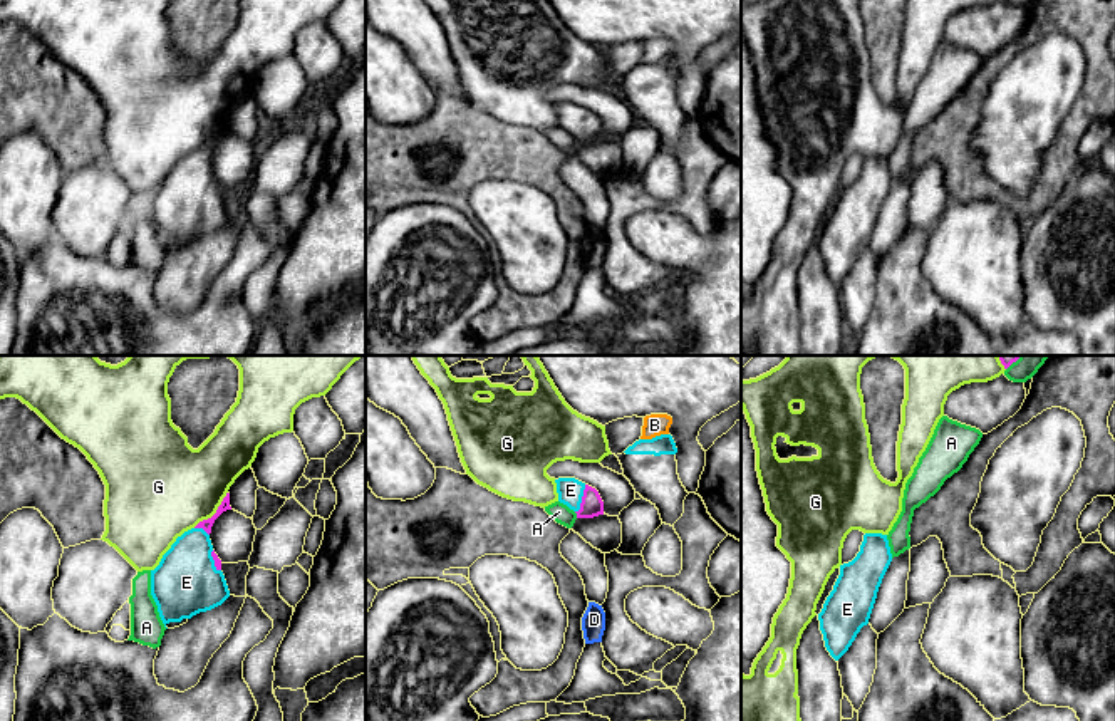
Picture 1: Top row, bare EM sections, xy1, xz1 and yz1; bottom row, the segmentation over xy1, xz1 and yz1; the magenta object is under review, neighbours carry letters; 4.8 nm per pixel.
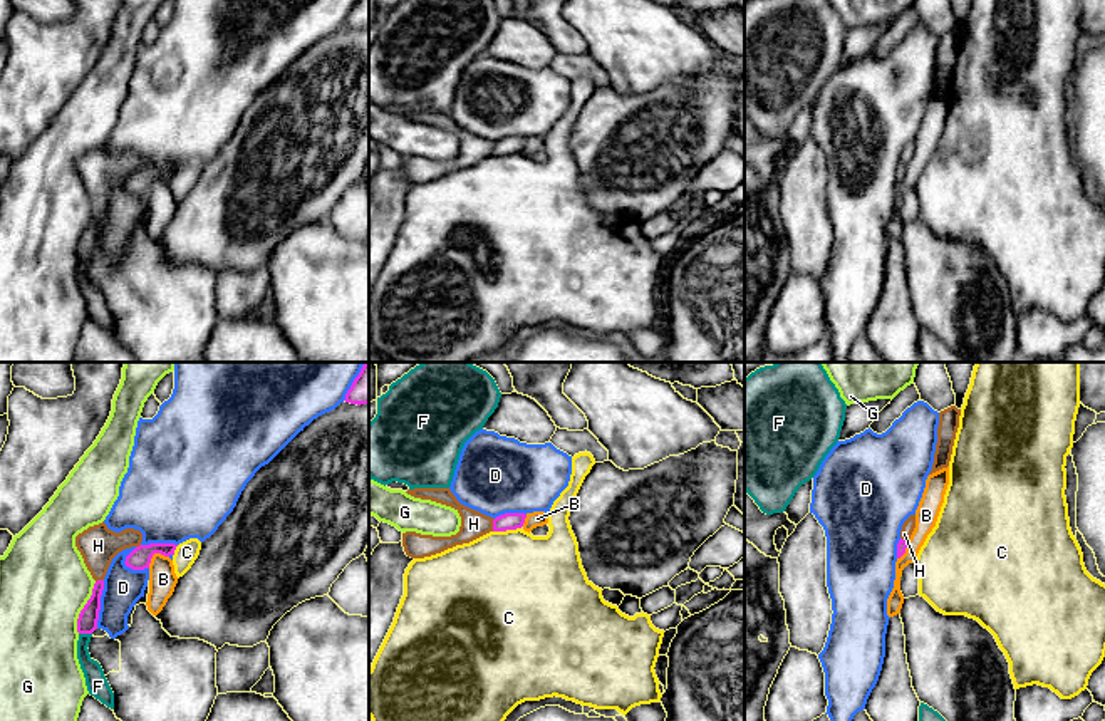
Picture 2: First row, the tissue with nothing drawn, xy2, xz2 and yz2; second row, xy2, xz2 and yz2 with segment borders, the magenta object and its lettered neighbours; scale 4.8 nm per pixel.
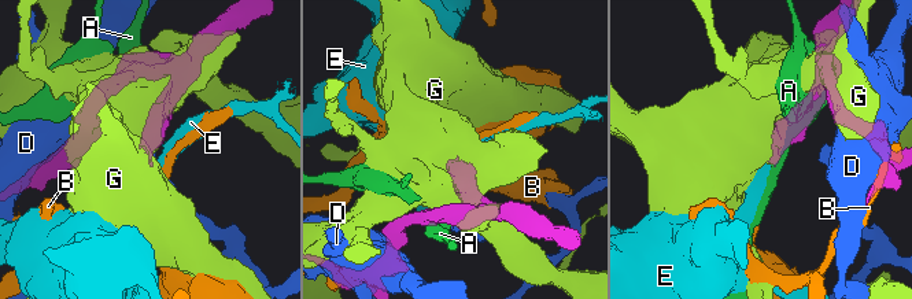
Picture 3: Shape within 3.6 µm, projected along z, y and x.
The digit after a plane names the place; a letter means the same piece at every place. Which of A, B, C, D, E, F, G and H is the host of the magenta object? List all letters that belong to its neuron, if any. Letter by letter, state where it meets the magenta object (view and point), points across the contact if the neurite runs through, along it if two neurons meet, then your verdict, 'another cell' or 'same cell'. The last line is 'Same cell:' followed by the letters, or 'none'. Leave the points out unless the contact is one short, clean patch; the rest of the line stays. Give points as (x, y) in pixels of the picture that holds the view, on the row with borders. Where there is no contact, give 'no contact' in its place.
A: contact xz1 (577, 515); another cell
B: contact xy2 (155, 552); border xy2 (168, 555), (155, 554), (148, 567); another cell
C: contact xz2 (507, 529); another cell
D: contact xy2 (99, 604); another cell
E: contact xz1 (582, 498); way xz1 (592, 505), (582, 498), (570, 490); same cell
F: contact xy2 (86, 632); another cell
G: contact xy2 (84, 607); another cell
H: contact xz2 (493, 525); another cell
Same cell: E

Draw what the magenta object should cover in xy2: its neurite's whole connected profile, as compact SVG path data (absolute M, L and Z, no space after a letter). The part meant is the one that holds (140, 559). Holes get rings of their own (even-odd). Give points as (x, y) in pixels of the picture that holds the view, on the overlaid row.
M174 543L139 545L126 557L124 563L132 570L144 570L144 568L149 568L149 563L154 553L169 557L169 555L174 555L176 547L178 545Z

